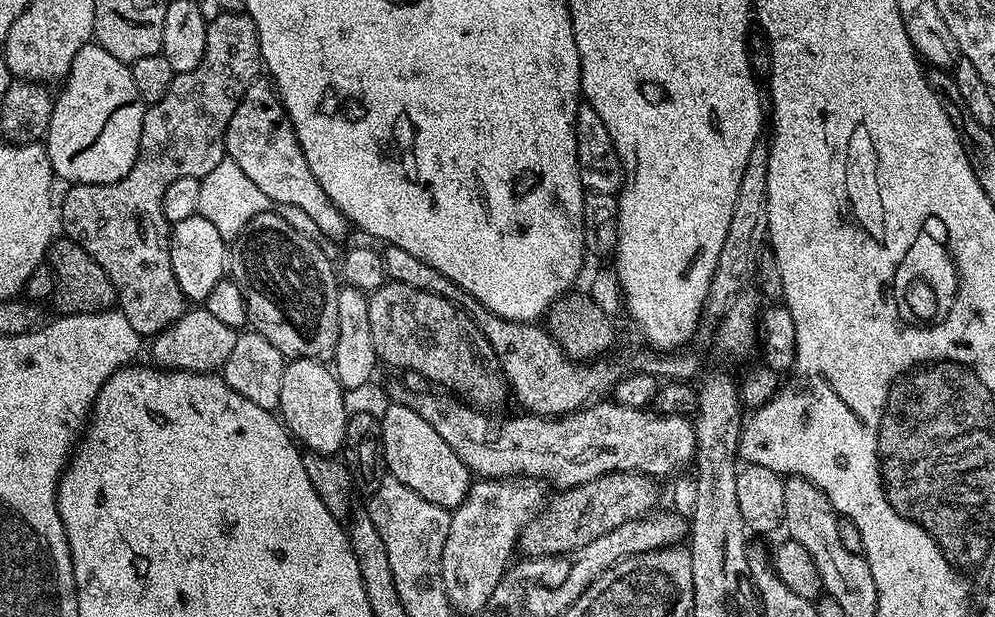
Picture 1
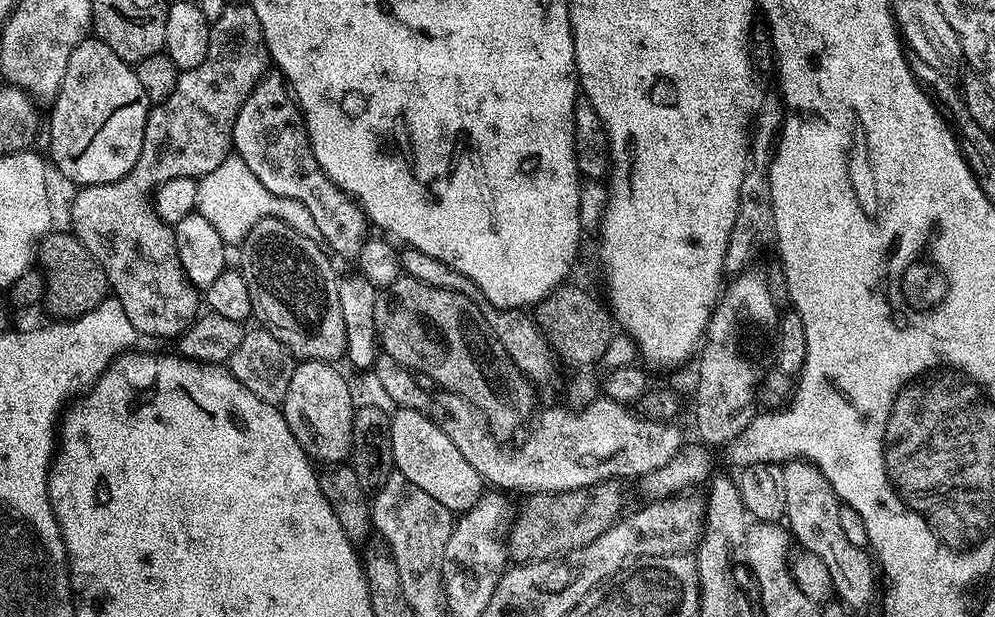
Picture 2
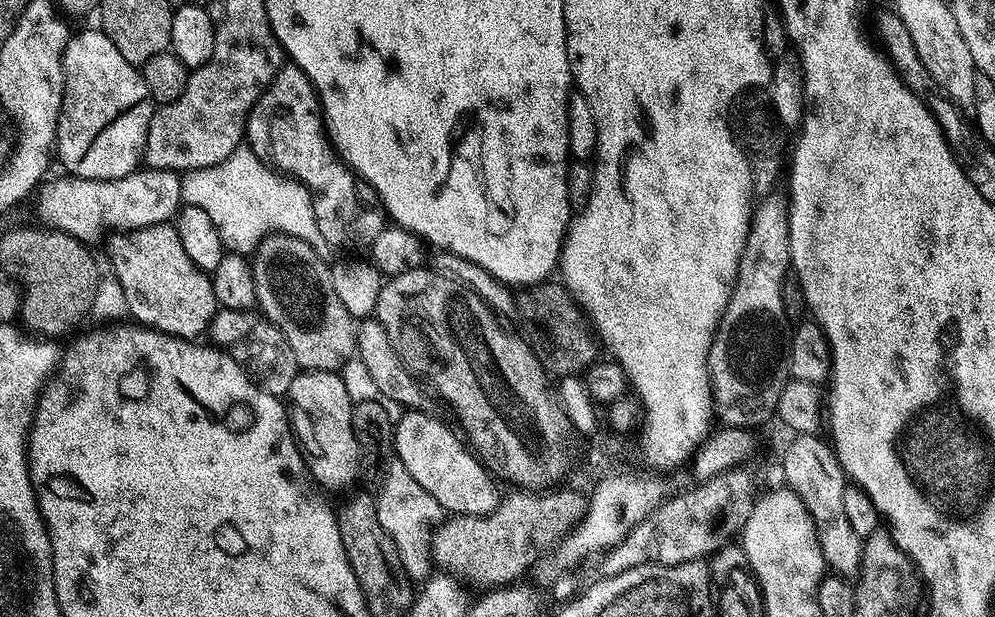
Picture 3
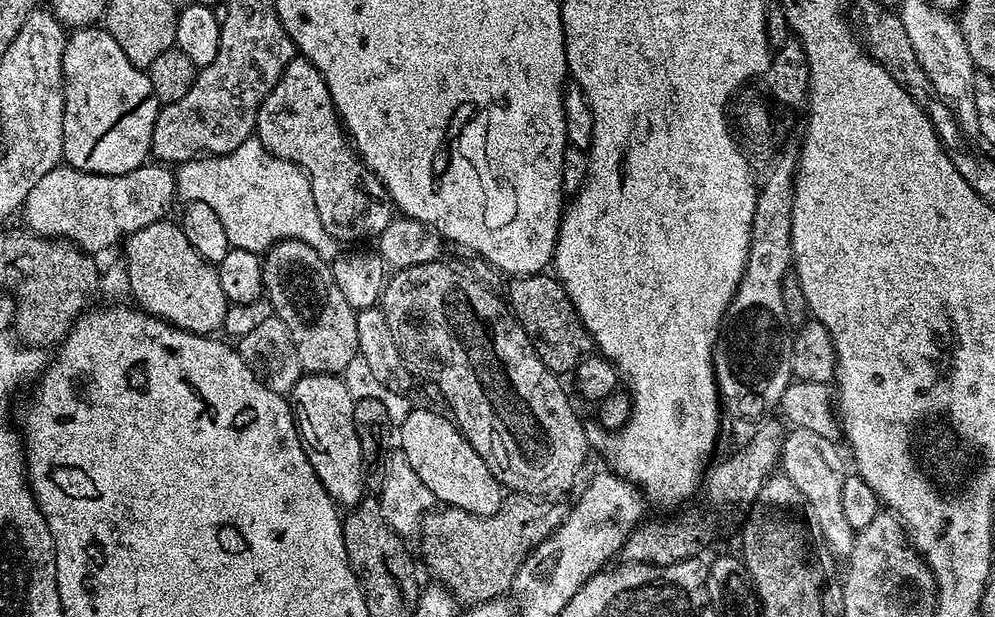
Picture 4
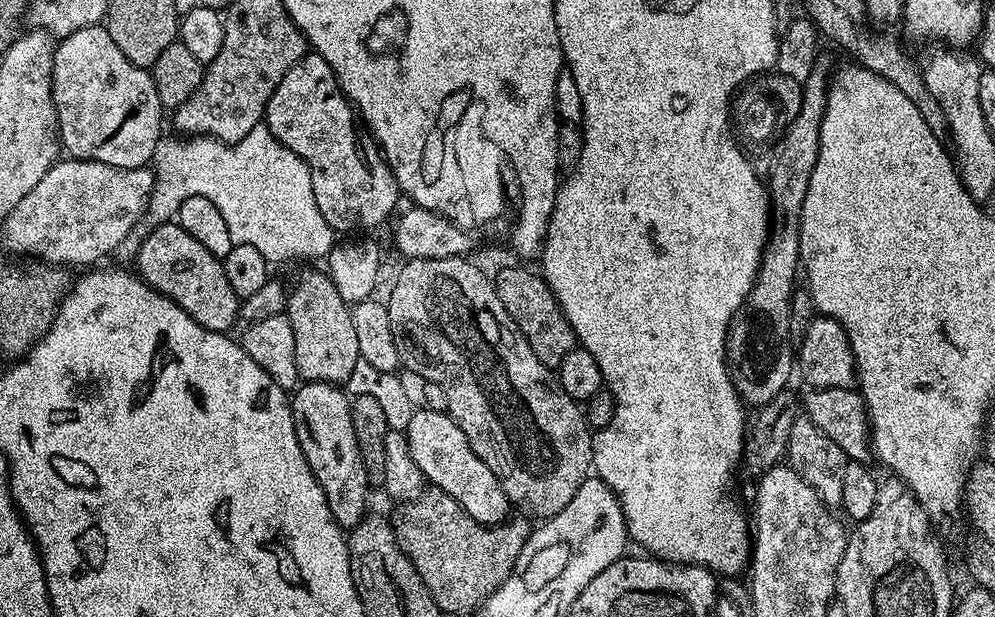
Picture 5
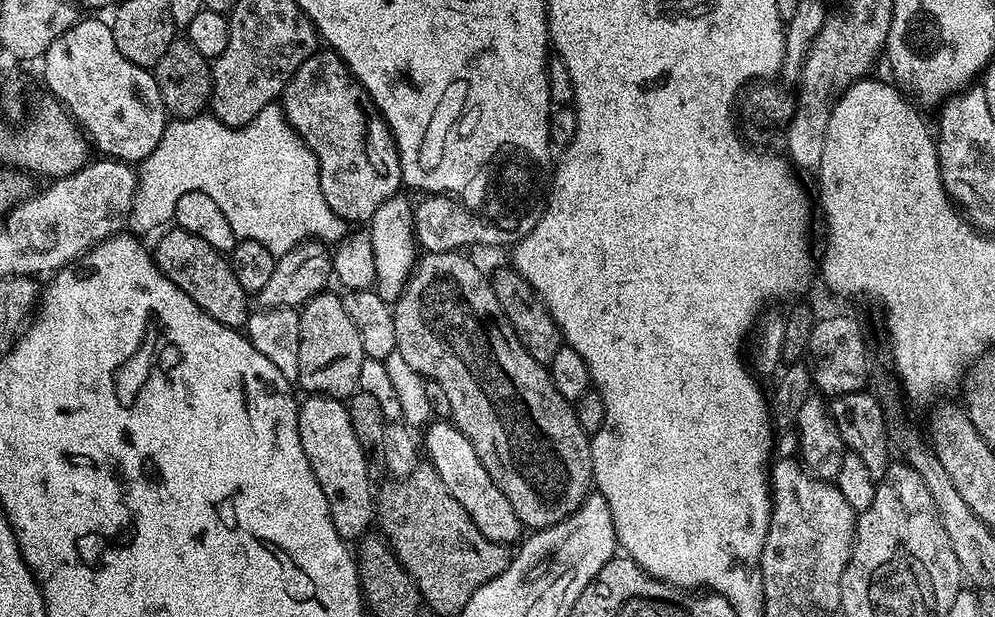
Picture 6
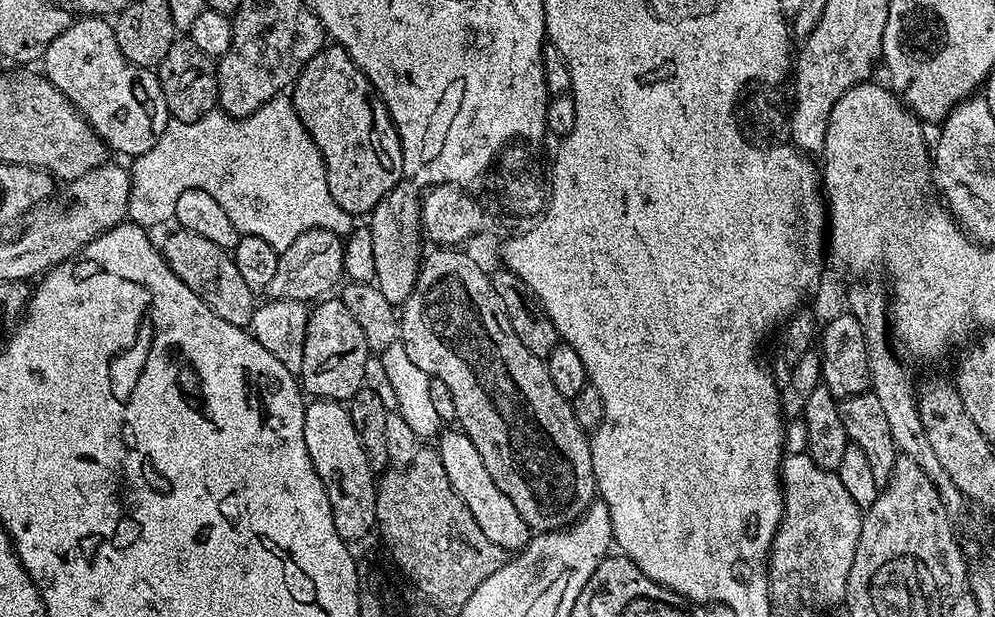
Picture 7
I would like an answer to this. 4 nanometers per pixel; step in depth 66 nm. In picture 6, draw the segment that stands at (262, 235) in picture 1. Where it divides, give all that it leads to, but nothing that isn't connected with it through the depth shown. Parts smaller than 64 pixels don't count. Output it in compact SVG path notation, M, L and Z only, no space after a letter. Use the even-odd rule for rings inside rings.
M325 290L312 296L307 302L299 309L300 313L300 337L298 338L298 378L295 383L304 387L303 390L308 394L319 394L321 396L334 396L337 398L347 398L353 392L359 389L359 374L361 373L362 362L365 358L364 351L362 350L362 338L358 334L358 326L354 326L354 322L350 322L350 314L346 314L346 306L343 299L339 295L335 296L332 290Z

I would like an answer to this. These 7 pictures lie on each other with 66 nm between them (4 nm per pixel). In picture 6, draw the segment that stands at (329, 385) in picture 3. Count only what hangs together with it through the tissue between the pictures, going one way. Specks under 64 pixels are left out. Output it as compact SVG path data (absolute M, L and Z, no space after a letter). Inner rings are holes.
M319 394L305 395L299 405L298 438L302 438L310 470L314 470L314 478L318 478L322 494L326 494L334 530L346 542L359 541L374 524L374 481L368 477L362 446L358 446L354 426L350 426L348 405L343 399Z

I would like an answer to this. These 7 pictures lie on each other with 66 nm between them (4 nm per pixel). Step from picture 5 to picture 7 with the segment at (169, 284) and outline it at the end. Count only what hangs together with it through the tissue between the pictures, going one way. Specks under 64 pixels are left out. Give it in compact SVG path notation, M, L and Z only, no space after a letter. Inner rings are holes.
M177 227L175 231L165 238L164 244L162 243L164 260L170 266L170 270L174 270L174 274L178 274L178 278L182 278L182 282L186 282L186 286L190 286L190 290L194 290L194 294L198 294L198 298L202 298L202 302L206 302L206 306L210 306L210 310L218 314L218 318L230 322L230 326L247 329L254 318L258 296L250 290L250 286L246 286L231 251L222 246L214 246L214 242L202 238L202 234L194 234L194 230Z

